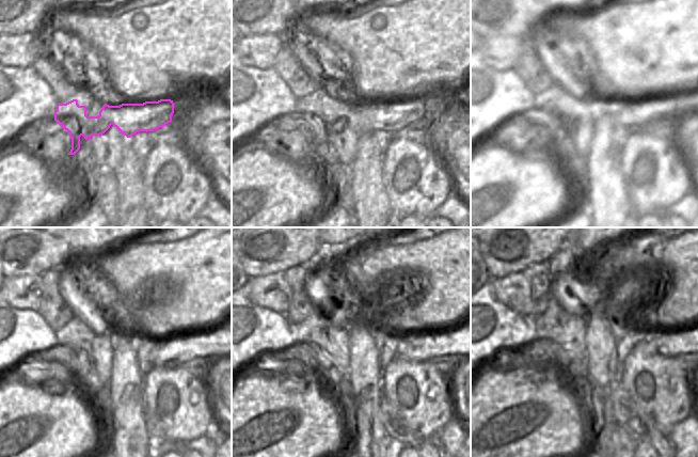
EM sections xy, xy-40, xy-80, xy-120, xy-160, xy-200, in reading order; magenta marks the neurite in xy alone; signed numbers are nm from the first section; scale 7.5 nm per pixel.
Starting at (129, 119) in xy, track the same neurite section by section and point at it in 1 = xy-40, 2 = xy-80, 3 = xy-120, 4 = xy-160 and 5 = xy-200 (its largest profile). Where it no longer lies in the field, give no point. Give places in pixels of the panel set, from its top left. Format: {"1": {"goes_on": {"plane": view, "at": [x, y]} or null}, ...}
{"1": {"goes_on": {"plane": "xy-40", "at": [395, 115]}}, "2": {"goes_on": {"plane": "xy-80", "at": [634, 115]}}, "3": {"goes_on": {"plane": "xy-120", "at": [170, 352]}}, "4": {"goes_on": {"plane": "xy-160", "at": [422, 347]}}, "5": {"goes_on": {"plane": "xy-200", "at": [668, 343]}}}

